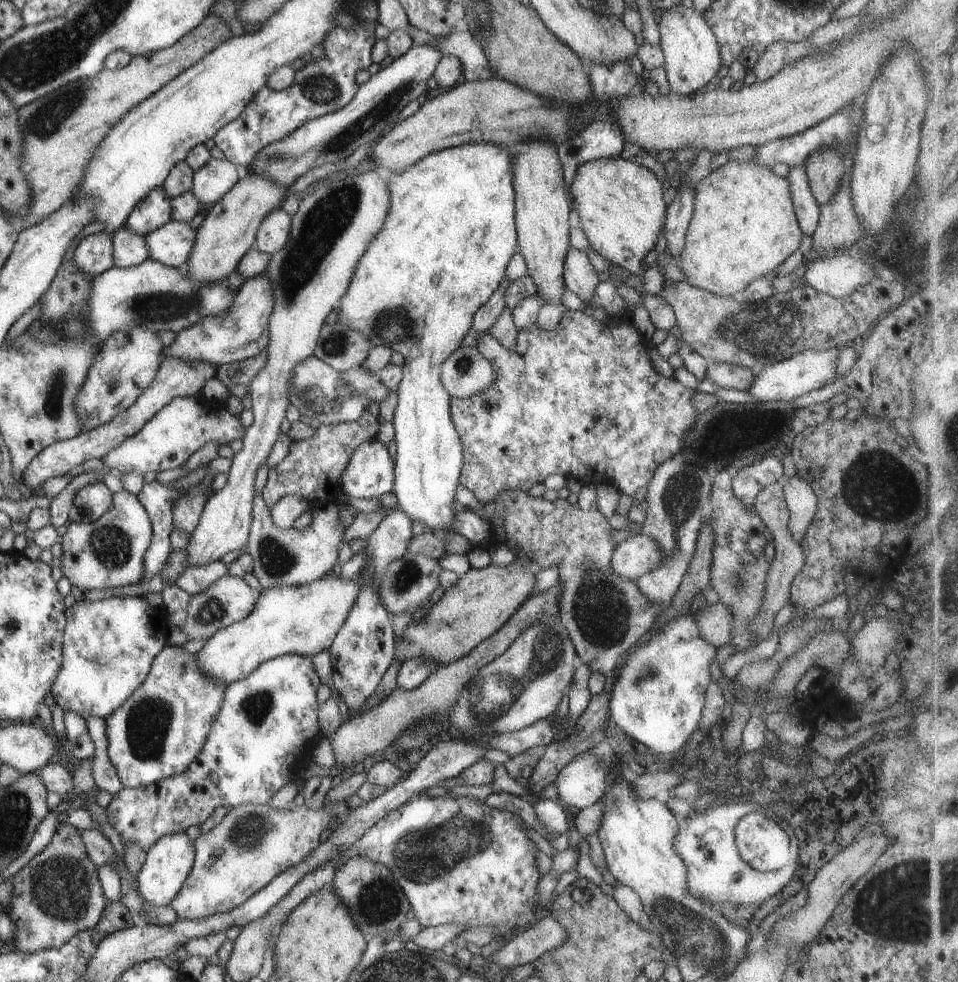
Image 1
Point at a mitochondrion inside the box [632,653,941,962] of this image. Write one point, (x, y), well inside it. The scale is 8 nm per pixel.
(646, 671)

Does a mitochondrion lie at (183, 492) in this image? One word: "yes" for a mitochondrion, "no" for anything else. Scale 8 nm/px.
no

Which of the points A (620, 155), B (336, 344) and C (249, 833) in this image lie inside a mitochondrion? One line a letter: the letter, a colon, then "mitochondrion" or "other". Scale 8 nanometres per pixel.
A: other
B: mitochondrion
C: mitochondrion

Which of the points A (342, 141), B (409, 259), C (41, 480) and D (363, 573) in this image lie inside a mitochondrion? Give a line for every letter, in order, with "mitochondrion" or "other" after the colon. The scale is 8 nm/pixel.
A: mitochondrion
B: other
C: other
D: other

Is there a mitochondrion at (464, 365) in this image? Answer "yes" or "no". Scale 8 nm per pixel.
yes

